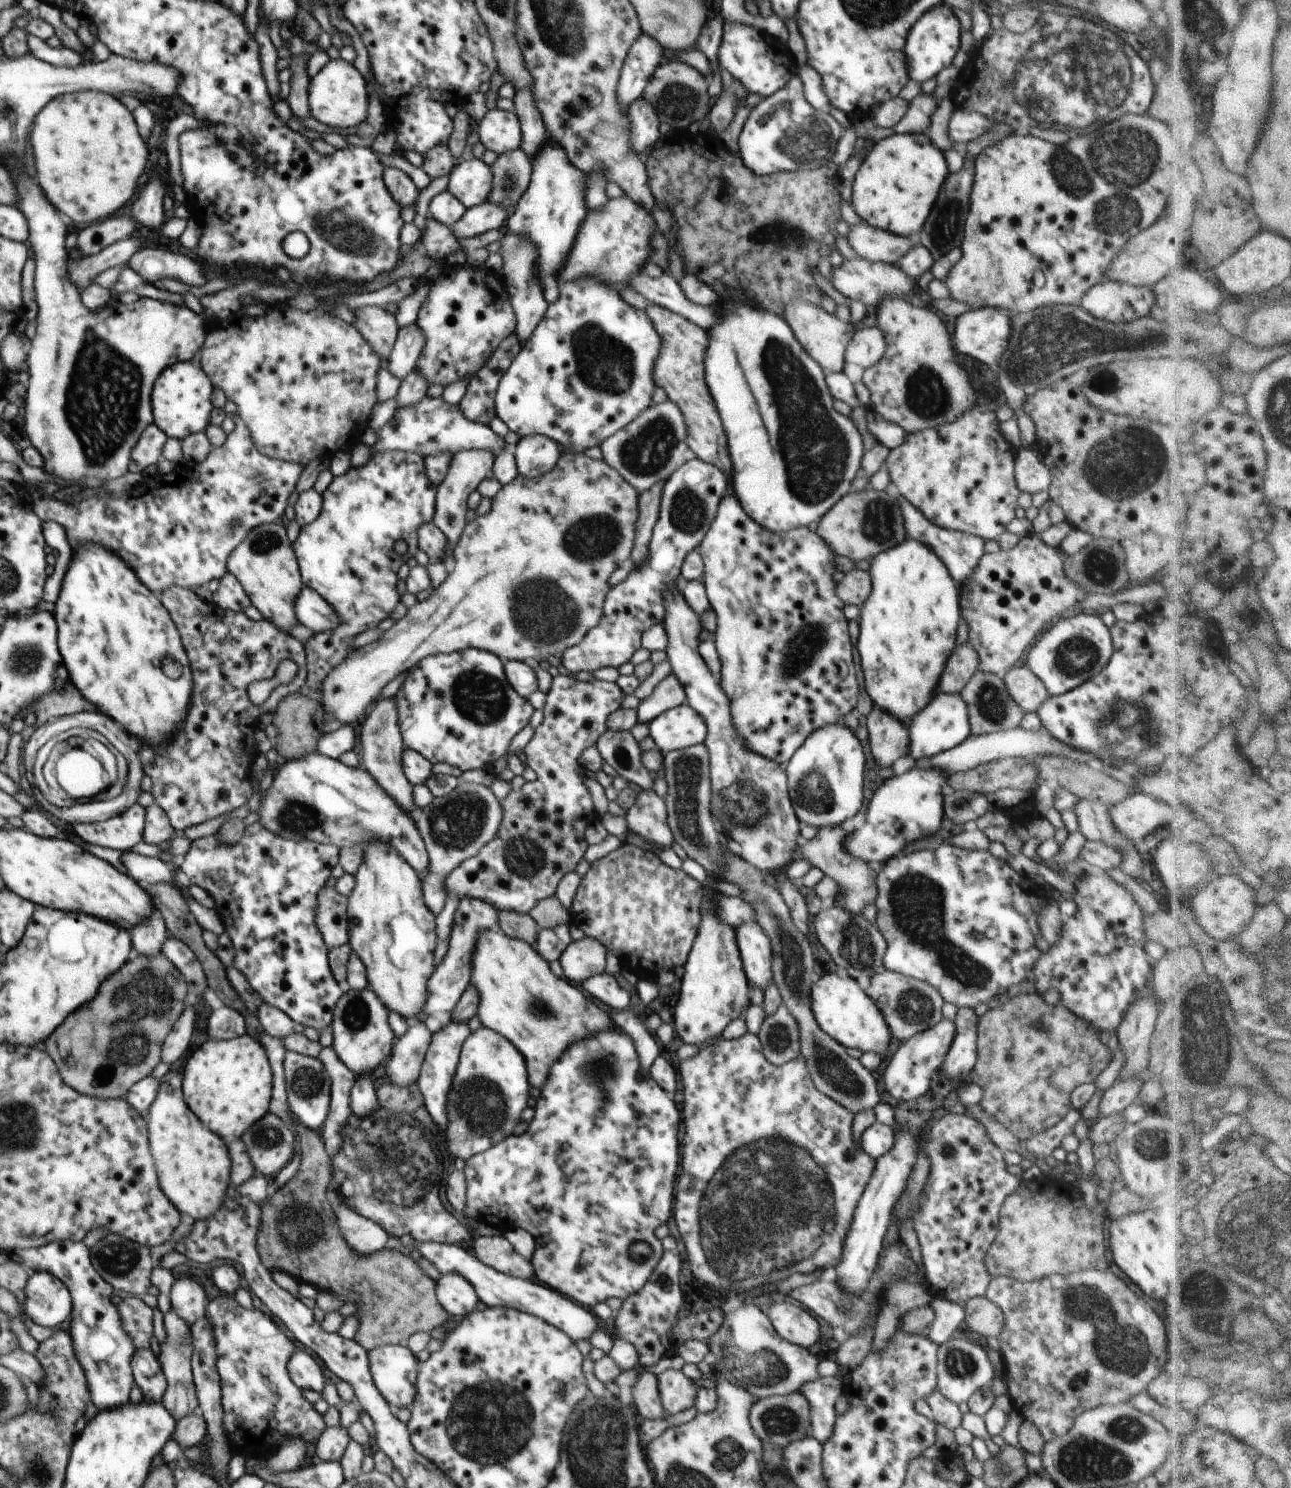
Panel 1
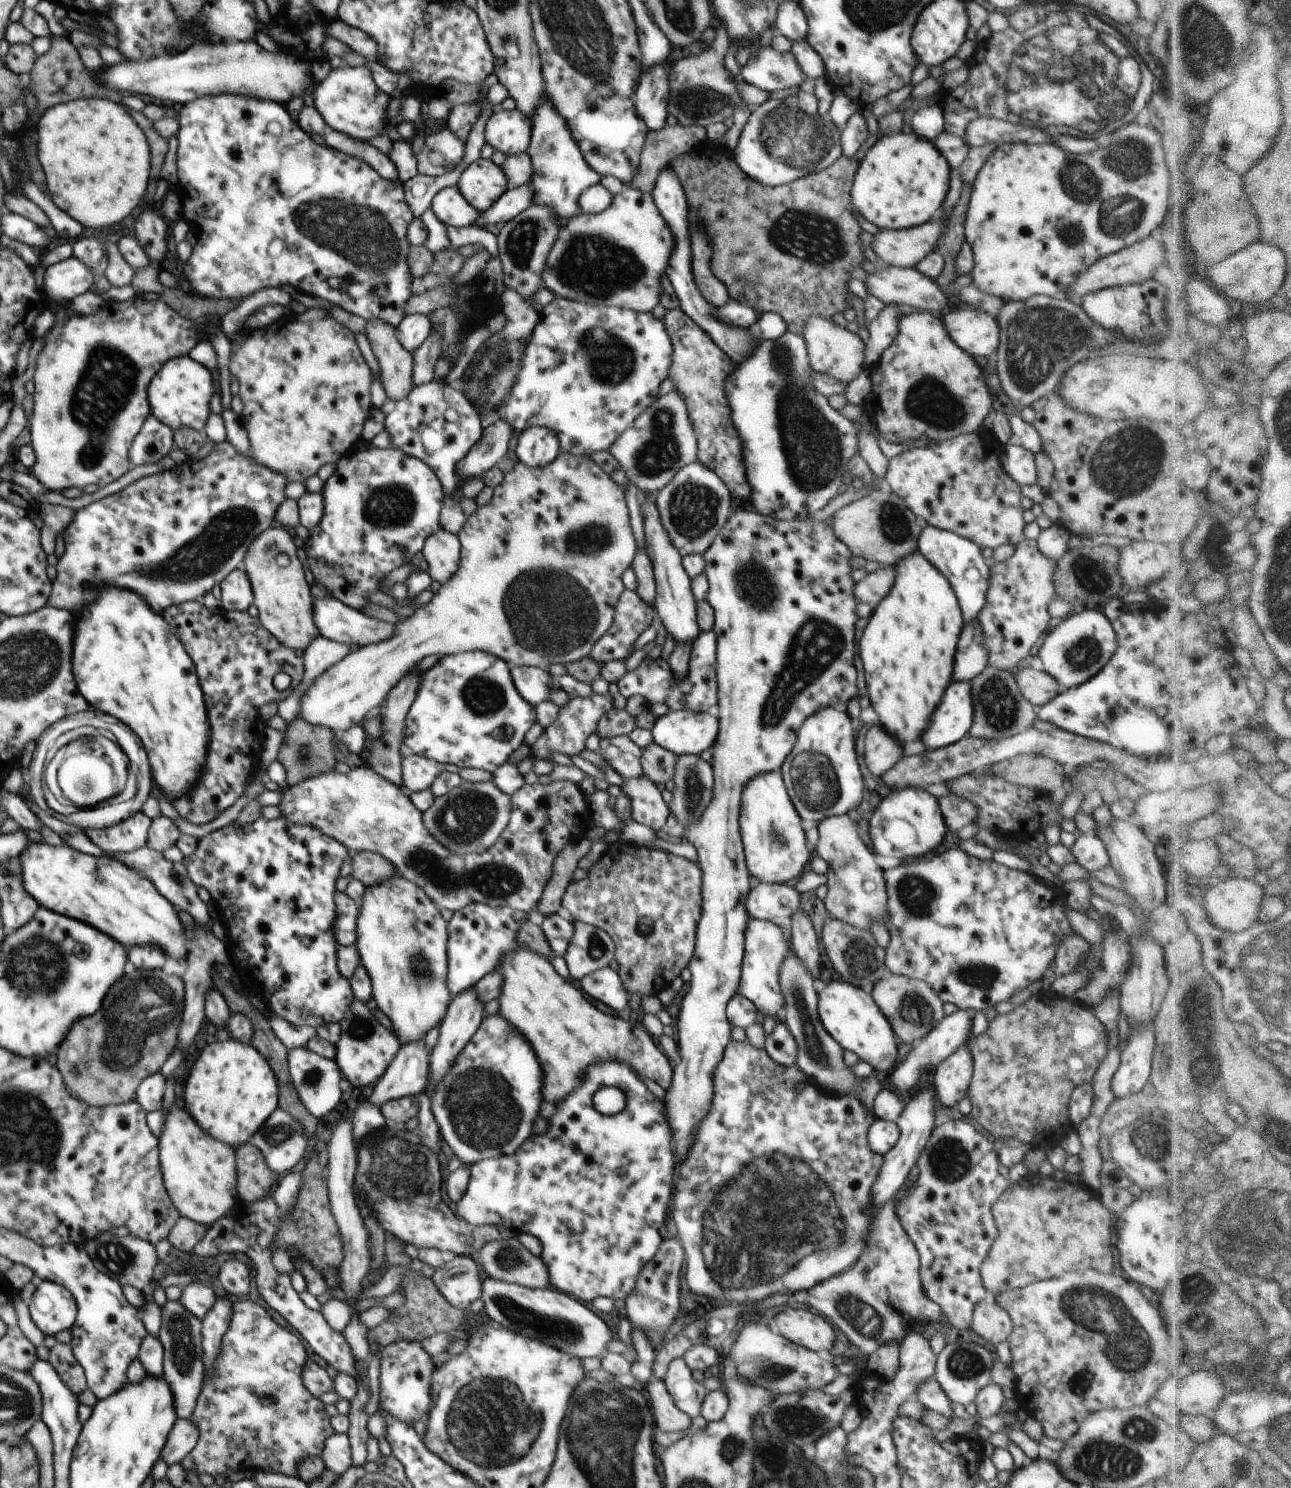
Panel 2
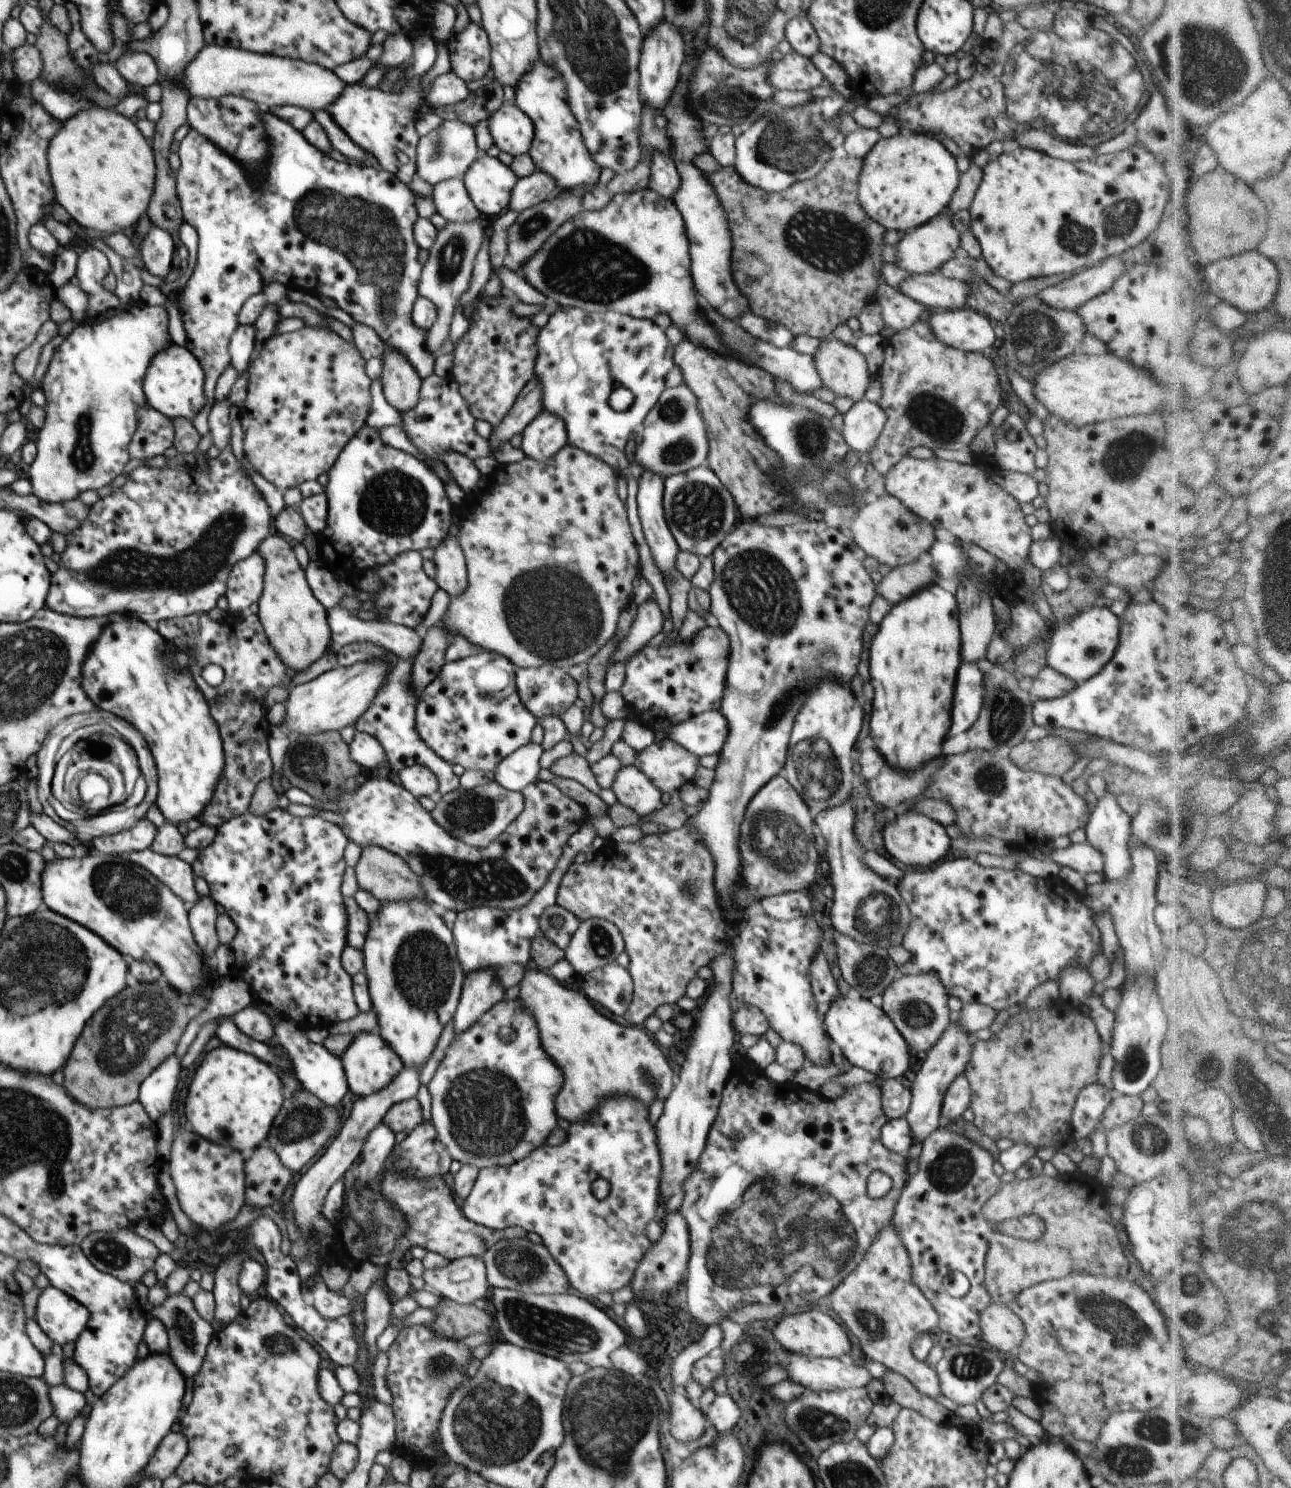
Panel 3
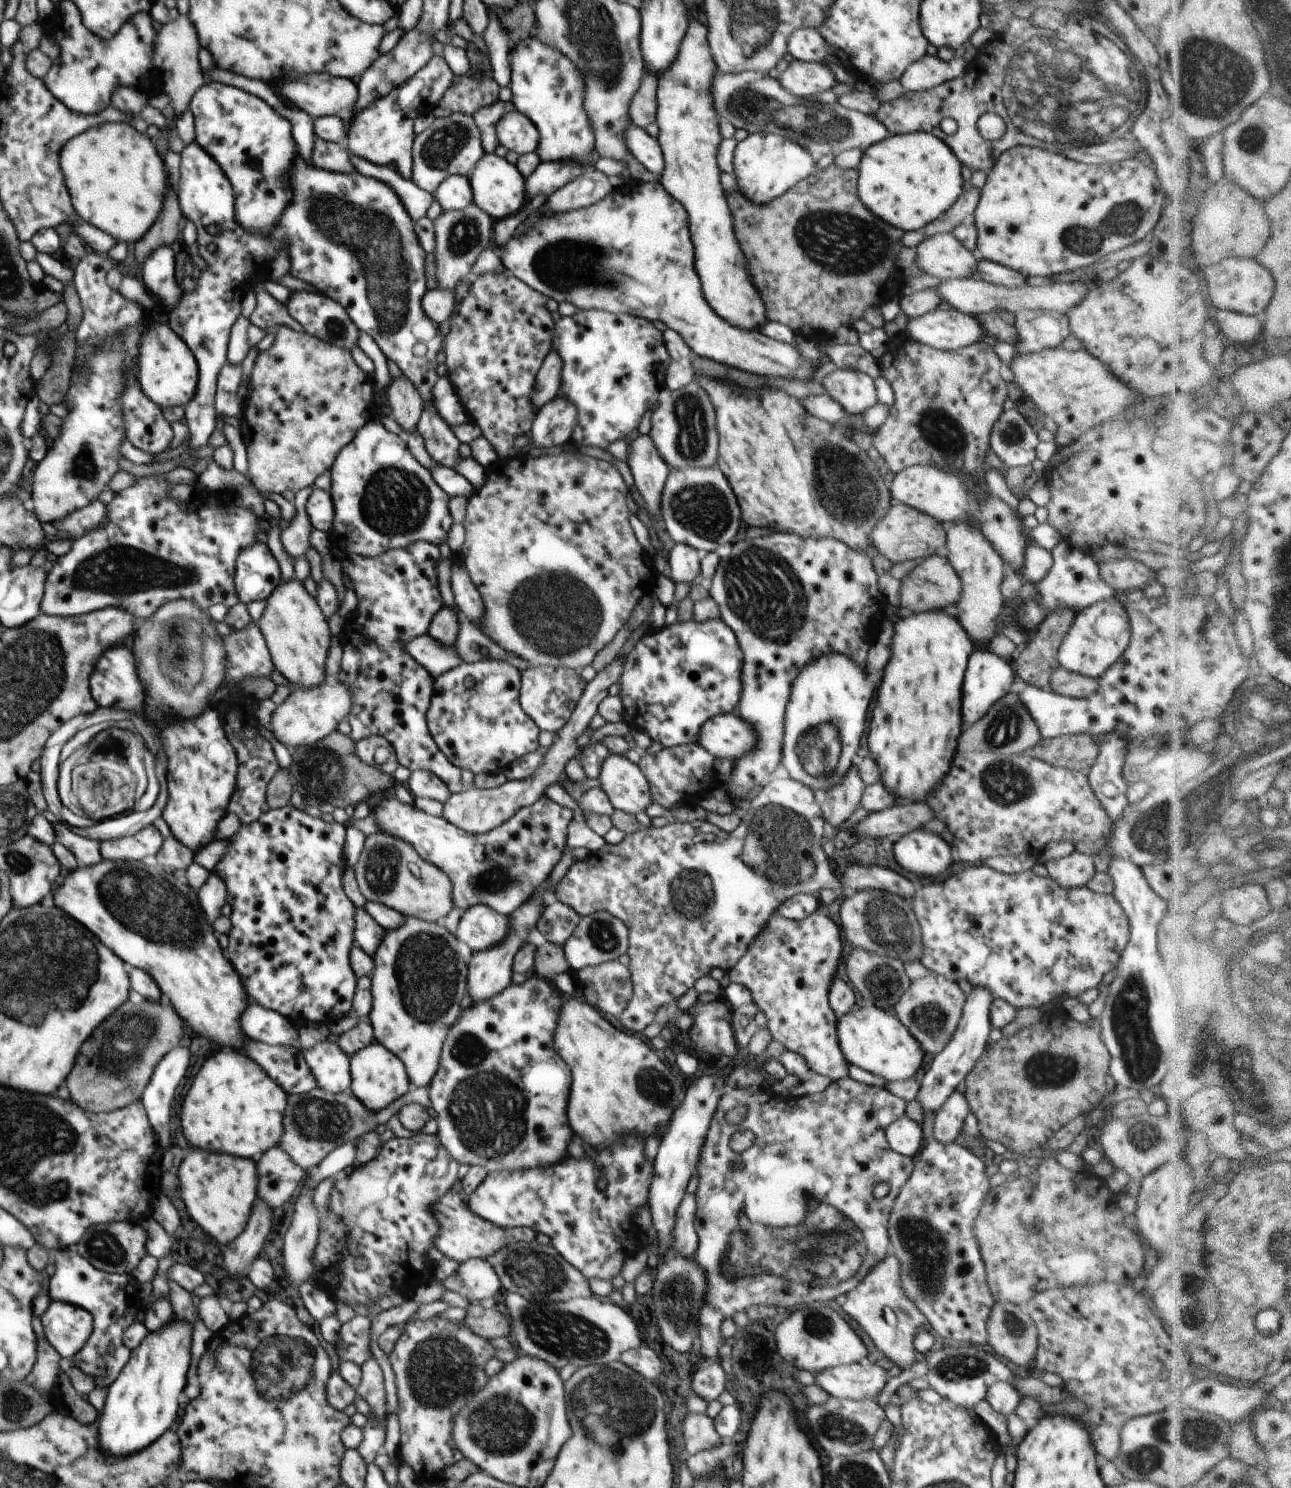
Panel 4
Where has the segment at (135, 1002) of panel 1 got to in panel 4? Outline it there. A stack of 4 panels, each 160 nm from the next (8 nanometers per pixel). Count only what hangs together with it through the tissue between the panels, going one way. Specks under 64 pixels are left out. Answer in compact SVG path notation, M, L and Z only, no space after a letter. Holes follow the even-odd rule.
M128 999L82 1044L65 1082L70 1100L93 1113L115 1111L136 1102L151 1079L154 1067L166 1053L178 1047L183 1024L177 1012L163 1008L160 1002L134 1004Z

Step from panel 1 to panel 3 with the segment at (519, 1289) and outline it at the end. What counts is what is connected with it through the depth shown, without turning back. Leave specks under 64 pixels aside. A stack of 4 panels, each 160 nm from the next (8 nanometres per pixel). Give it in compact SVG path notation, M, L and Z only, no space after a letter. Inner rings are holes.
M494 1287L489 1297L496 1307L496 1322L502 1336L513 1345L556 1357L567 1365L583 1362L590 1368L613 1368L612 1354L631 1339L608 1314L573 1291L537 1295Z

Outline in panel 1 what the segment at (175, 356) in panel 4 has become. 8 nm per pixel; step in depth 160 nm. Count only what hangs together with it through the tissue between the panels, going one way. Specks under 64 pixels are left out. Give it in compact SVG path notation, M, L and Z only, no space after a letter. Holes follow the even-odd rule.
M196 359L166 367L156 379L151 392L153 423L169 438L177 438L179 441L189 434L204 431L215 407L211 399L213 390L212 381L197 364Z

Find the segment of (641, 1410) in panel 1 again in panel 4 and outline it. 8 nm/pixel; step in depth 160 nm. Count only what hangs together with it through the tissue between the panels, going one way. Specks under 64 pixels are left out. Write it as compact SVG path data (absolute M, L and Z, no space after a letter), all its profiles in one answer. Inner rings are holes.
M688 1412L683 1423L686 1456L695 1455L718 1447L722 1438L715 1429L714 1421L706 1414Z

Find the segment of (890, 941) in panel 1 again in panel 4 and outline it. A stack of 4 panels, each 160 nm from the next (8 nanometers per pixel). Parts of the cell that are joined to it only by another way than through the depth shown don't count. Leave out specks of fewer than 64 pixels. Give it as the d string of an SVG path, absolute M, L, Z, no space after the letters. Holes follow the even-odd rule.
M988 865L970 866L959 874L944 880L944 882L924 888L918 892L916 898L912 898L913 911L919 922L921 937L923 938L923 956L920 962L936 975L942 975L950 980L966 978L974 987L987 988L996 999L1004 999L1012 1003L1017 1009L1034 1006L1040 1008L1049 1002L1064 1001L1067 998L1079 998L1083 992L1090 988L1099 988L1104 975L1114 971L1119 963L1122 951L1127 947L1130 936L1130 923L1127 914L1113 894L1102 894L1094 892L1090 887L1067 889L1060 886L1052 877L1038 876L1034 871L1024 871L1015 875L1007 875L990 868Z

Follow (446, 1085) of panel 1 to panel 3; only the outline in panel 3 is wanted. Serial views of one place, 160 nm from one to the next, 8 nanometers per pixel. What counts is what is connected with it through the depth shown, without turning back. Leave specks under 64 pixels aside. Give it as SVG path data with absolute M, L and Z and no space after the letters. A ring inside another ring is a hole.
M498 968L478 969L465 974L458 1008L453 1016L454 1039L504 999L506 990L496 976L496 970Z

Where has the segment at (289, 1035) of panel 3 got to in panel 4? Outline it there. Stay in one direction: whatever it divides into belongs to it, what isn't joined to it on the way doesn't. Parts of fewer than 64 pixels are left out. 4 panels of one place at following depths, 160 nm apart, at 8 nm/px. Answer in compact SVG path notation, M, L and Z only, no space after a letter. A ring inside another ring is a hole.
M324 1041L312 1050L303 1052L318 1088L332 1094L344 1093L351 1088L351 1066L347 1055L338 1043Z

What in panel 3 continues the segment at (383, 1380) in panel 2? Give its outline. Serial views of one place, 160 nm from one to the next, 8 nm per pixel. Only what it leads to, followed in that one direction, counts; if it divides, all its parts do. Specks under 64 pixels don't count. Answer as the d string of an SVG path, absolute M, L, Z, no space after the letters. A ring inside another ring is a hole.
M414 1325L403 1328L387 1350L389 1364L385 1374L387 1387L393 1396L393 1413L395 1414L396 1444L410 1448L415 1457L425 1459L432 1464L447 1463L450 1457L437 1447L437 1436L441 1414L448 1404L451 1394L471 1377L471 1348L457 1339L449 1339L435 1333L426 1325Z

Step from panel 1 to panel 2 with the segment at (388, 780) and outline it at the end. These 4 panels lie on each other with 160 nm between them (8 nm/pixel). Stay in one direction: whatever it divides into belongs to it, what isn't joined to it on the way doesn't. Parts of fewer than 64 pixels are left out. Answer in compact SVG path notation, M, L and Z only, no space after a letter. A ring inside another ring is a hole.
M408 671L388 693L385 702L382 704L382 711L380 713L383 733L377 741L374 741L372 746L372 756L368 758L370 768L374 772L383 776L386 780L392 781L395 785L402 786L402 765L403 758L400 755L400 746L403 743L403 730L405 727L405 720L414 699L416 698L419 687L419 672Z

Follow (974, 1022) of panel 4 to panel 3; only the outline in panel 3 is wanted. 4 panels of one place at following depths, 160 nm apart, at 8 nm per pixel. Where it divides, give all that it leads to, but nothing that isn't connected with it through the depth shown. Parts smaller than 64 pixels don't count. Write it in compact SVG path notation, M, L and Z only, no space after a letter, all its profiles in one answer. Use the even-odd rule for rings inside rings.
M953 1018L936 1044L927 1052L926 1059L912 1082L911 1103L904 1116L910 1125L914 1143L916 1140L923 1142L939 1127L943 1098L954 1080L965 1074L973 1053L974 1041L975 1037L972 1033L960 1026Z

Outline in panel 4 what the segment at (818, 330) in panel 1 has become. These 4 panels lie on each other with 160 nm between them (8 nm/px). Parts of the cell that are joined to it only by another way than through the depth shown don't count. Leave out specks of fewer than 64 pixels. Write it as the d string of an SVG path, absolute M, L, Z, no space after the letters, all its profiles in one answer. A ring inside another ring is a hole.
M850 369L828 373L821 383L826 392L849 414L862 414L878 404L874 379Z

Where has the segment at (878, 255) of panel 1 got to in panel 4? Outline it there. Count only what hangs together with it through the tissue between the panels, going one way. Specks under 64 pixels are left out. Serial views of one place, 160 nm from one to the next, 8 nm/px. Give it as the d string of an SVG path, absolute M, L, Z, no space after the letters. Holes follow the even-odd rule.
M953 233L926 237L916 248L917 265L926 274L942 281L976 277L979 256L967 249Z

